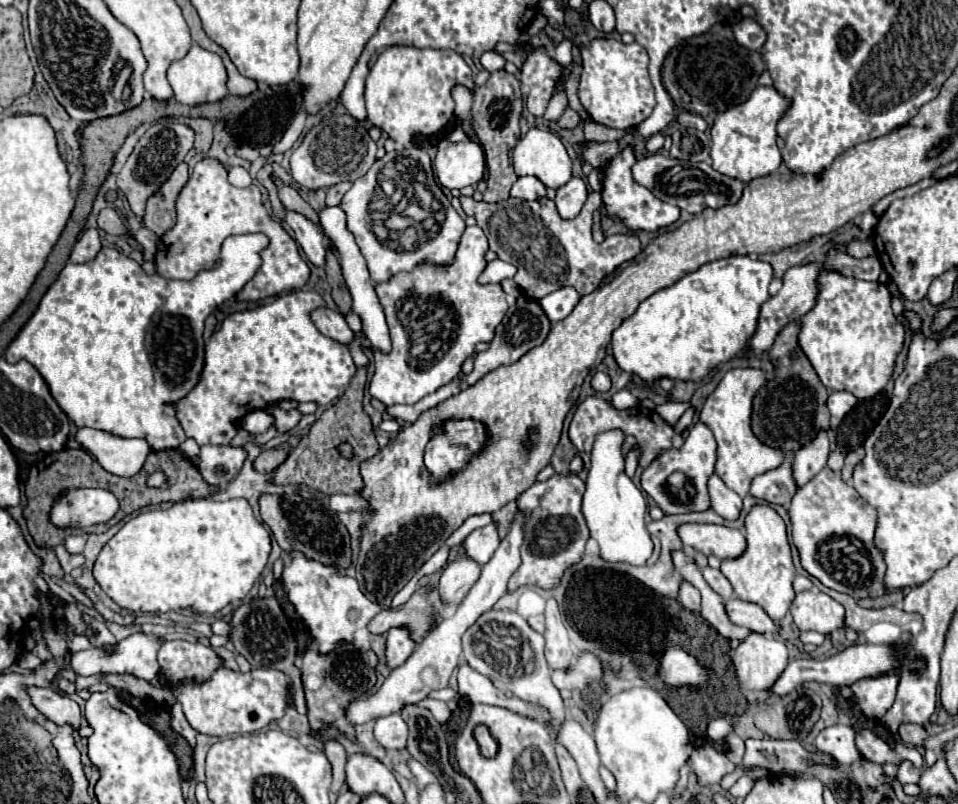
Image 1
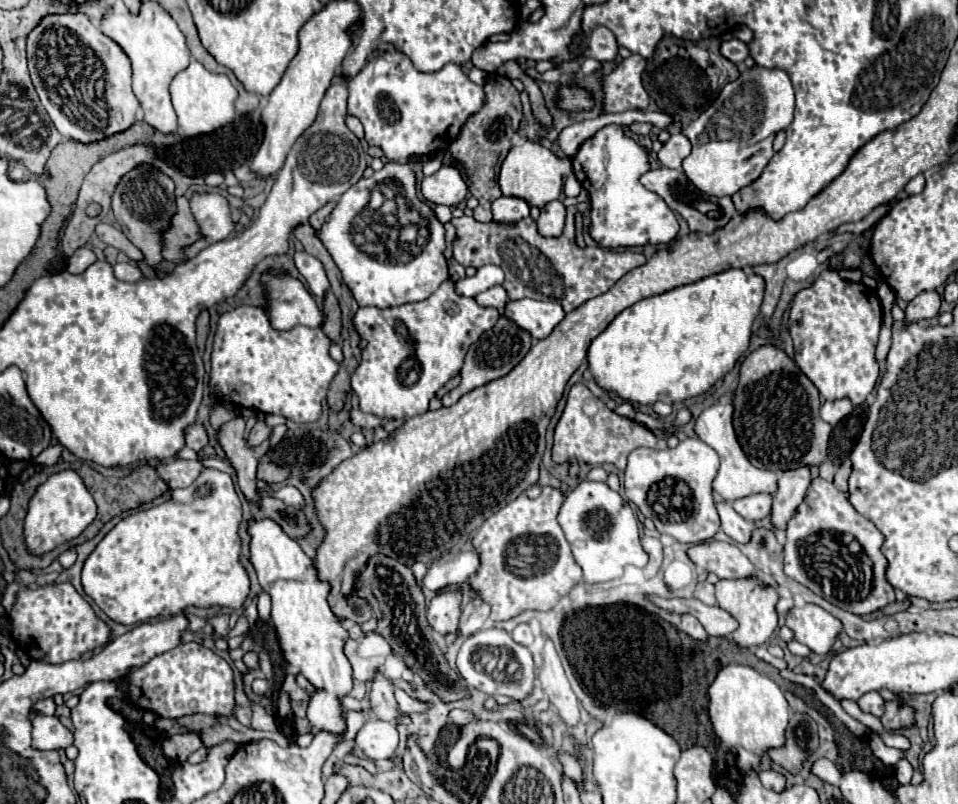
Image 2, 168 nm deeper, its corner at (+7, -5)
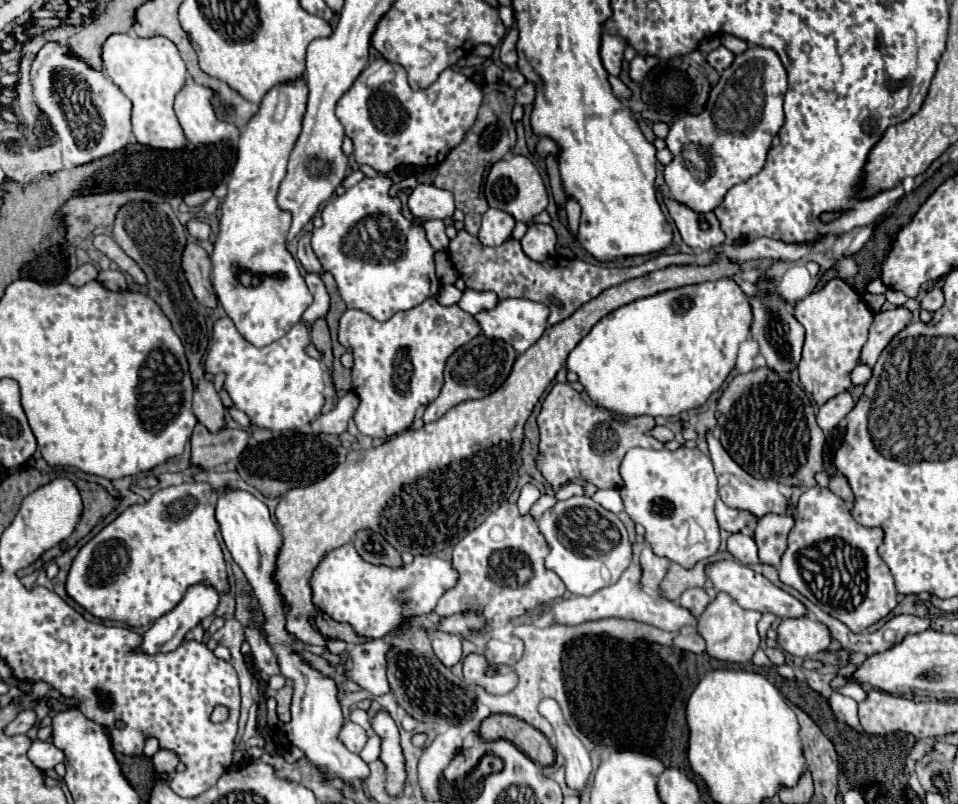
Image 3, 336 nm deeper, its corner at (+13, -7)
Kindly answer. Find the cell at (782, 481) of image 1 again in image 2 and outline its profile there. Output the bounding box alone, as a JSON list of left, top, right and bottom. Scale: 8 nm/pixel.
[732,493,772,521]

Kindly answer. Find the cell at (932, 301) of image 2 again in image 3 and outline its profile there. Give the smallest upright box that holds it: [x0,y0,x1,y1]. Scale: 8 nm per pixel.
[858,307,912,367]

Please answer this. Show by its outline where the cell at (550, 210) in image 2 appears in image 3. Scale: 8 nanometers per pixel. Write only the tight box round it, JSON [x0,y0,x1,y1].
[520,225,556,261]

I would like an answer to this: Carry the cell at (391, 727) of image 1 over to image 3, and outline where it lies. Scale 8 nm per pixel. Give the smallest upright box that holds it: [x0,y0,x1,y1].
[338,721,368,753]

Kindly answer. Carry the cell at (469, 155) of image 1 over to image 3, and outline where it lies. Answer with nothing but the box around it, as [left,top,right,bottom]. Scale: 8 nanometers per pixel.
[408,185,456,225]

